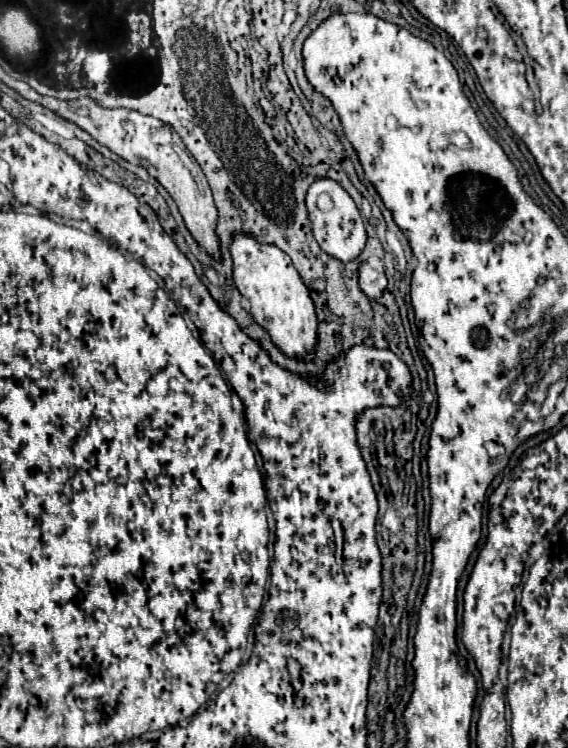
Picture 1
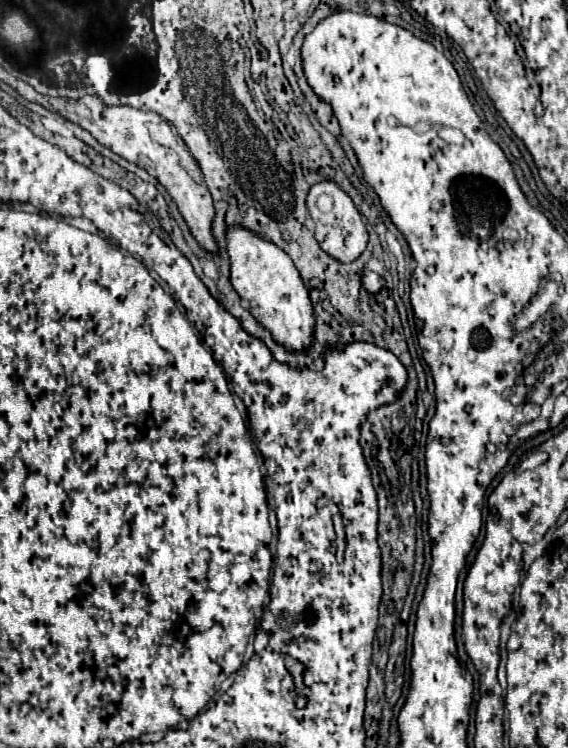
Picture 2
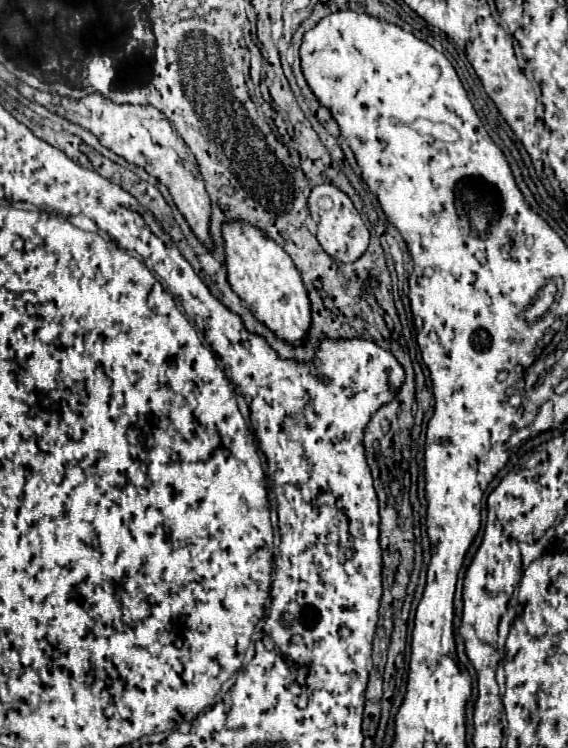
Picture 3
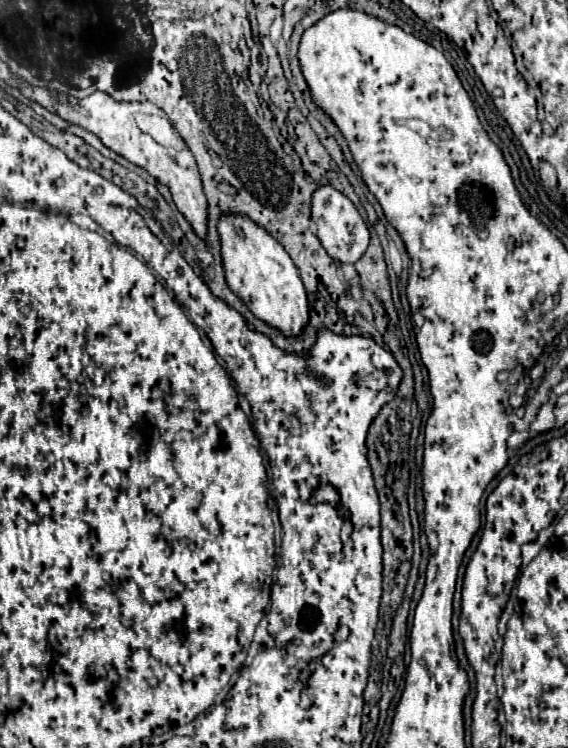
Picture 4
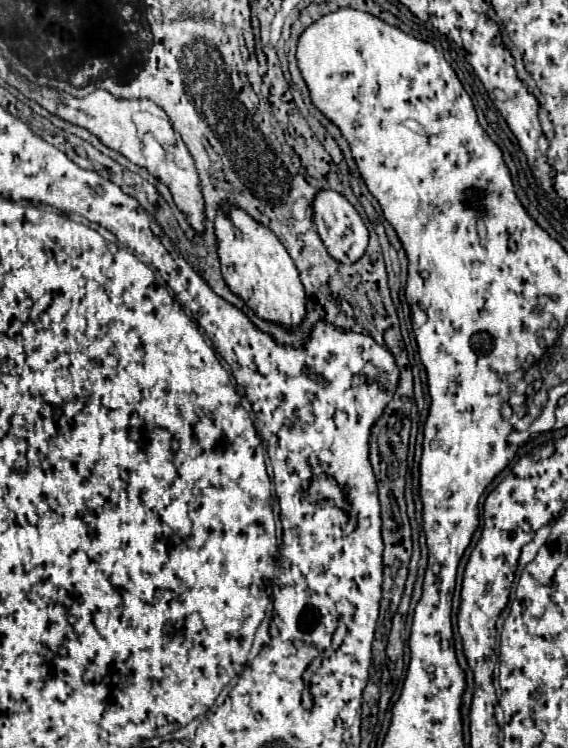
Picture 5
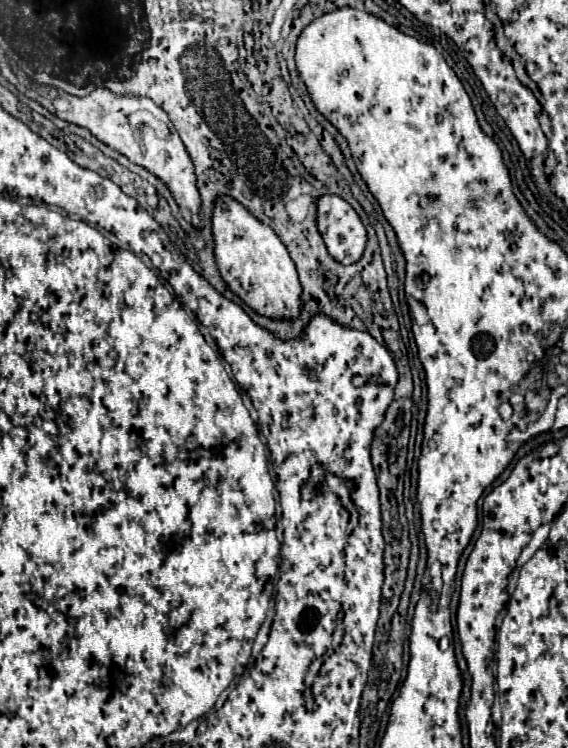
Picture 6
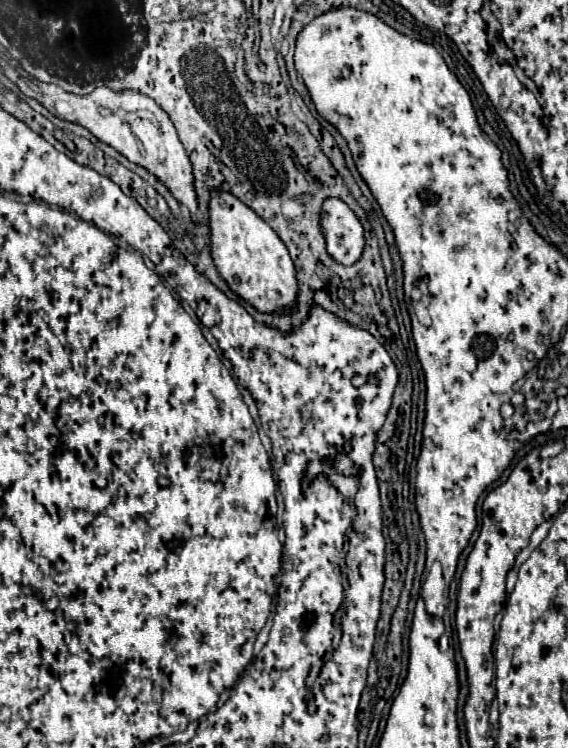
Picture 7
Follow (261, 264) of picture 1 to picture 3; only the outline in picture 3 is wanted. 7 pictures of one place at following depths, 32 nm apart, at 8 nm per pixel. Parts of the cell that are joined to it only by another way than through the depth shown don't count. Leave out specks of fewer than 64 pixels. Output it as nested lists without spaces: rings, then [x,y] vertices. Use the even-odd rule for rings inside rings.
[[[226,220],[226,224],[222,224],[222,236],[230,288],[248,304],[248,310],[260,322],[276,332],[278,338],[300,344],[310,328],[310,300],[292,258],[260,228],[242,220]]]

